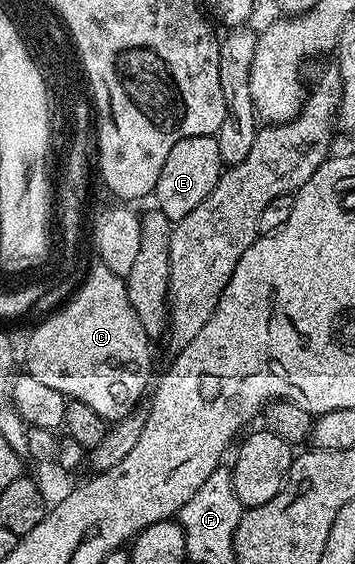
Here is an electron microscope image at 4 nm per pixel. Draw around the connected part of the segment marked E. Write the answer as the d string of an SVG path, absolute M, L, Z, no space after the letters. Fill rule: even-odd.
M214 135L201 137L185 137L185 141L177 141L173 149L169 149L169 157L165 157L165 165L161 165L161 177L157 177L157 185L153 192L154 206L166 219L178 221L184 219L209 193L213 193L225 170L221 157L221 149L217 149Z

